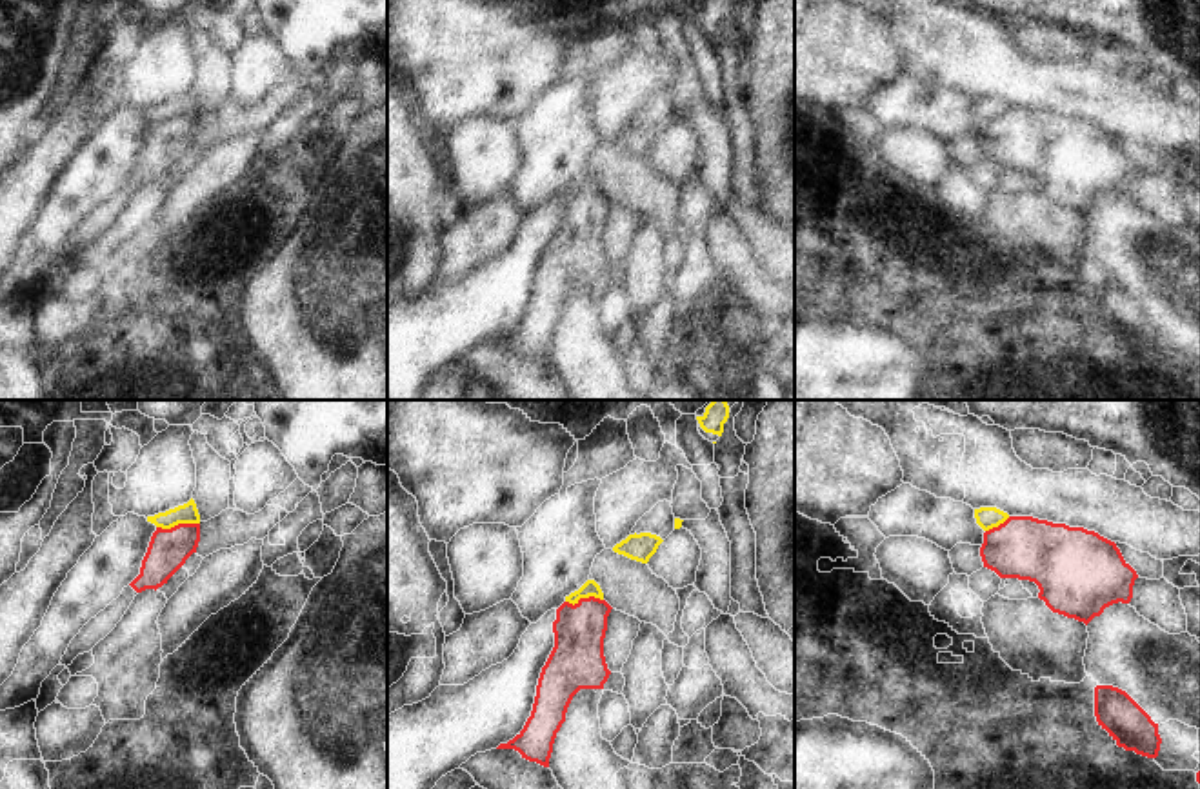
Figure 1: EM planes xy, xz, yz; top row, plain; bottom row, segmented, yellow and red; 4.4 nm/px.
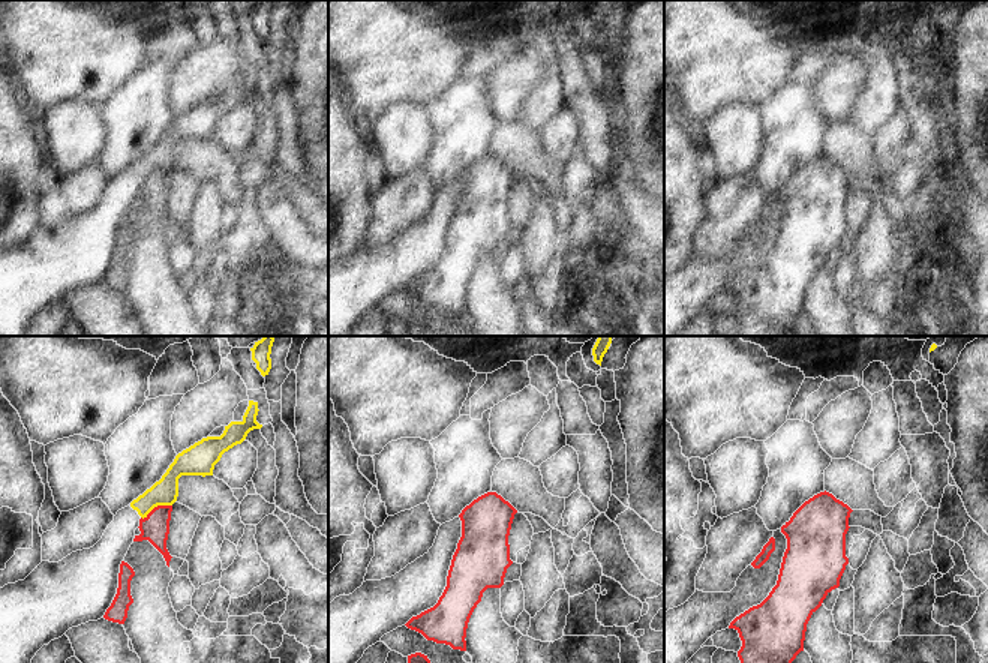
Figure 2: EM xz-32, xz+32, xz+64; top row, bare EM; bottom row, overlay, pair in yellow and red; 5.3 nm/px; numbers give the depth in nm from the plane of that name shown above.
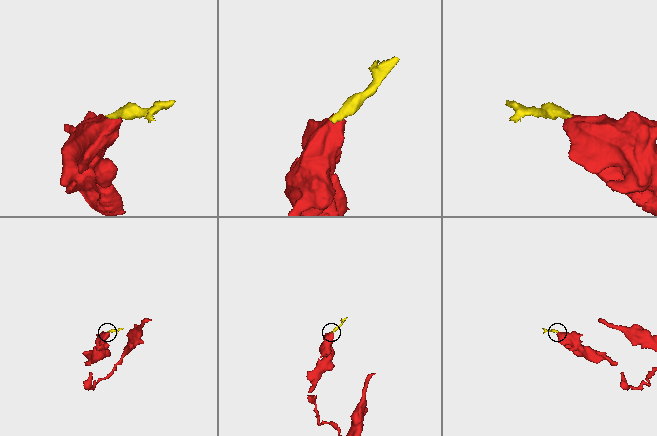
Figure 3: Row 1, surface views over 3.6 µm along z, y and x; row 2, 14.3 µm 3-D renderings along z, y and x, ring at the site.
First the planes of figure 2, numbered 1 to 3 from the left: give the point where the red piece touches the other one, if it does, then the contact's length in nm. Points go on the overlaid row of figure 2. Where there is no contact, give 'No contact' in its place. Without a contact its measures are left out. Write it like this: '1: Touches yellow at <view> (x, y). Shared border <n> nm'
1: Touches yellow at xz-32 (156, 506). Shared border 180 nm
2: No contact
3: No contact

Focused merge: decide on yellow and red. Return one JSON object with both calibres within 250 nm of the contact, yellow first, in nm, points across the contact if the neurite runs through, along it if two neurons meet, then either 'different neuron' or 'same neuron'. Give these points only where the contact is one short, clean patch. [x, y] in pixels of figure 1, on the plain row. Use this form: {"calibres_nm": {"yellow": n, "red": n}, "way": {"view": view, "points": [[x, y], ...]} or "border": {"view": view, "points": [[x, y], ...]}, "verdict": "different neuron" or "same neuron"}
{"calibres_nm": {"yellow": 90, "red": 180}, "border": {"view": "xy", "points": [[199, 115], [157, 120]]}, "verdict": "different neuron"}

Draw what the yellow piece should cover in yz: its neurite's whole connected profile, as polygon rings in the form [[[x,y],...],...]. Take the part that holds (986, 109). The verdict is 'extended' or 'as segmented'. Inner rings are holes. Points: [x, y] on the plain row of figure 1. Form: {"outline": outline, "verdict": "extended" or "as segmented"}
{"outline": [[[980,100],[980,102],[975,102],[975,111],[976,111],[976,116],[984,124],[989,124],[989,122],[998,120],[1000,116],[1004,116],[1009,111],[1009,107],[996,102],[996,100]]], "verdict": "as segmented"}

